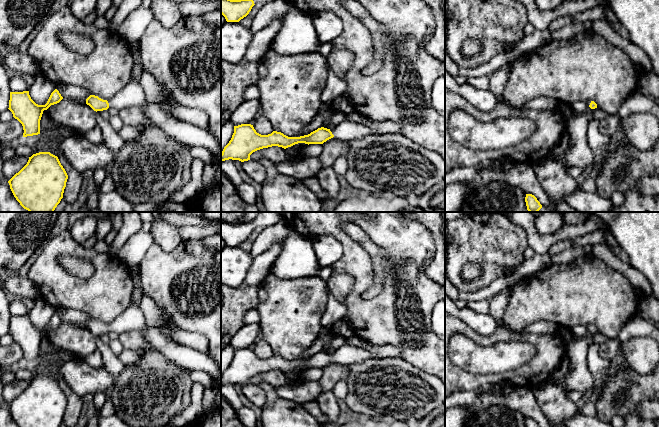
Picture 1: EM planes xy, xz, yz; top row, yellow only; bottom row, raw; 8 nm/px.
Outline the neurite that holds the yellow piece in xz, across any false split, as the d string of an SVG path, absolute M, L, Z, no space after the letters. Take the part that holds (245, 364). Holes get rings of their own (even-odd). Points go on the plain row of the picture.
M343 345L332 353L318 352L308 359L300 361L288 361L281 356L273 355L268 359L256 356L253 349L241 348L234 350L234 357L229 367L221 377L221 386L225 384L239 384L241 386L250 384L250 379L260 373L272 370L284 373L298 367L323 368L331 362L341 365L351 365L373 358L368 349Z

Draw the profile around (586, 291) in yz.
M592 253L567 264L551 264L540 273L519 282L503 316L503 322L513 331L523 330L541 320L552 321L571 329L575 325L592 324L608 339L615 338L622 326L638 315L641 302L640 288L633 285L623 274Z

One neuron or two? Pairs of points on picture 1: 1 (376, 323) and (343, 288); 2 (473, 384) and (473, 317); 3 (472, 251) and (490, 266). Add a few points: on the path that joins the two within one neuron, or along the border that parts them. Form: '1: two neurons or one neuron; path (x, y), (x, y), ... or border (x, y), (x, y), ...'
1: two neurons; border (336, 273), (353, 279), (342, 302)
2: two neurons; border (455, 316), (484, 335), (490, 335), (496, 329)
3: one neuron; path (476, 252), (486, 262)

